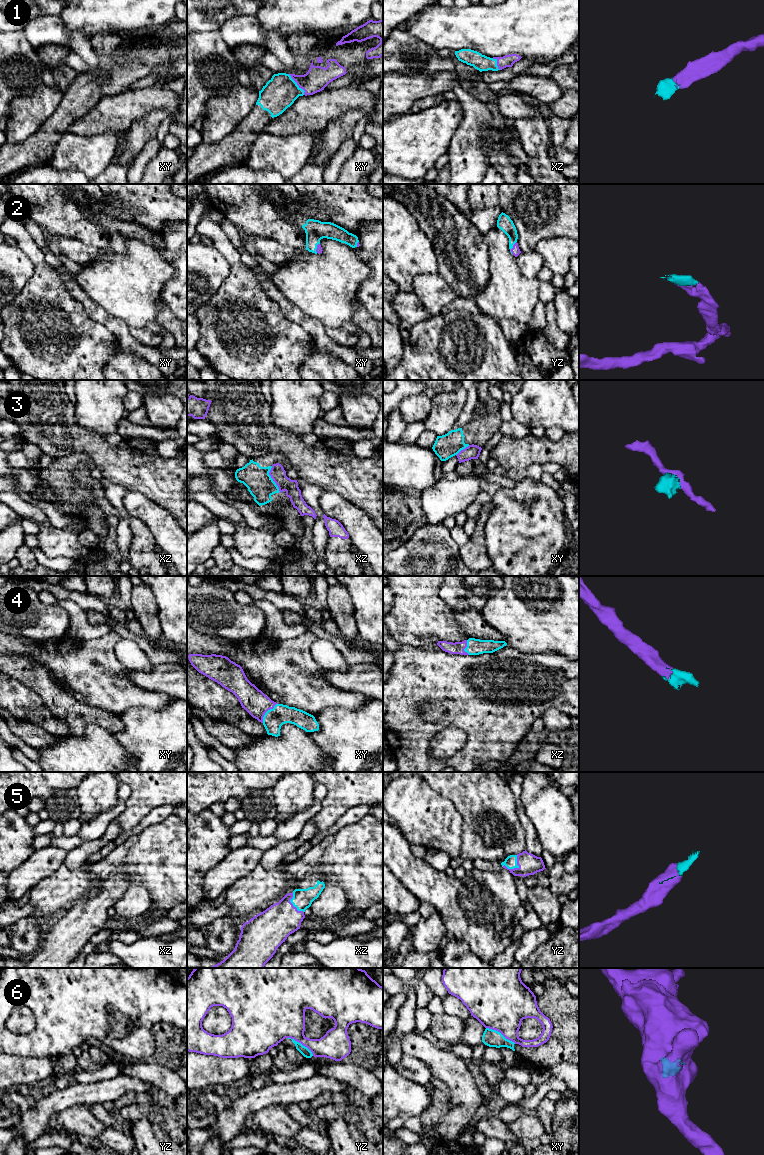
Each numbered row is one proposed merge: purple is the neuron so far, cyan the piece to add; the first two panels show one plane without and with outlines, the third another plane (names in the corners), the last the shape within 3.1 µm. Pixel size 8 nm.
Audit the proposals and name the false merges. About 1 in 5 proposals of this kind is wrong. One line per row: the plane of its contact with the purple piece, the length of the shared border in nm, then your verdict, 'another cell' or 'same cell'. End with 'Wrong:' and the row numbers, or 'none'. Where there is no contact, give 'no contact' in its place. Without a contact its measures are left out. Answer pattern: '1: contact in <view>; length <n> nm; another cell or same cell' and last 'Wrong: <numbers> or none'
1: contact in xy; length 220 nm; same cell
2: contact in yz; length 110 nm; same cell
3: contact in xz; length 220 nm; another cell
4: contact in xy; length 200 nm; same cell
5: contact in yz; length 160 nm; same cell
6: contact in xy; length 280 nm; another cell
Wrong: 3, 6

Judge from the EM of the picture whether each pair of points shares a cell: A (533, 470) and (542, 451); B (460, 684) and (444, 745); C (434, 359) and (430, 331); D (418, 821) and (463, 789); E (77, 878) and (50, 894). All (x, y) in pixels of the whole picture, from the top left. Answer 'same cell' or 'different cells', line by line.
A: different cells
B: different cells
C: same cell
D: different cells
E: same cell

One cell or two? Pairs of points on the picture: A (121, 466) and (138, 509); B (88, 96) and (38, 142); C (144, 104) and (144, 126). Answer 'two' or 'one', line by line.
A: two
B: one
C: two

